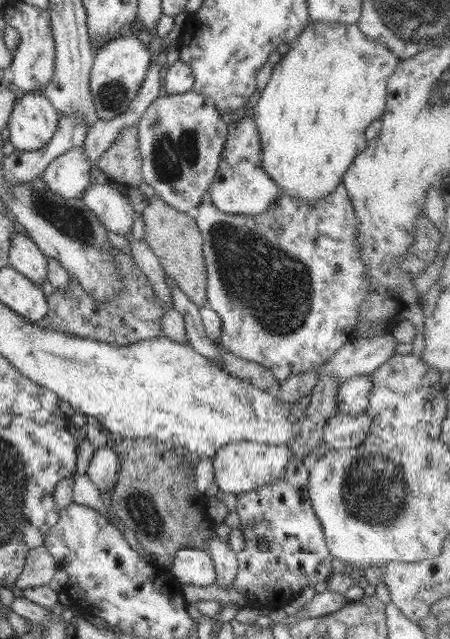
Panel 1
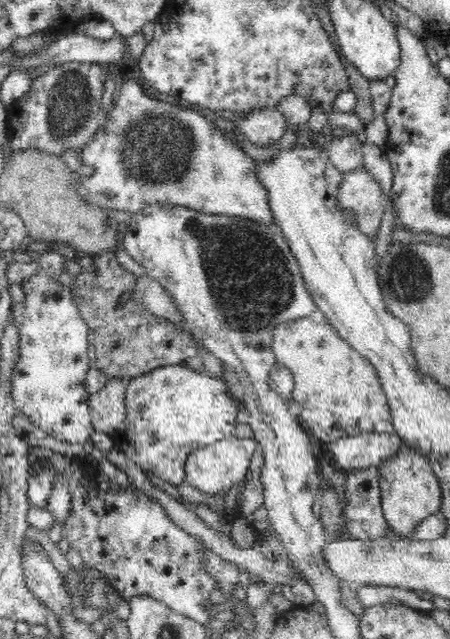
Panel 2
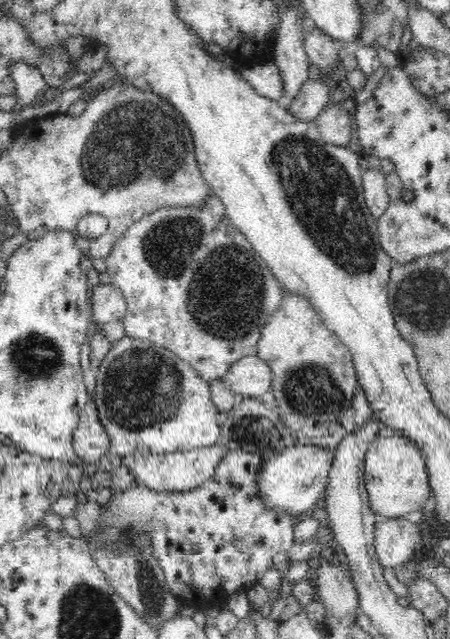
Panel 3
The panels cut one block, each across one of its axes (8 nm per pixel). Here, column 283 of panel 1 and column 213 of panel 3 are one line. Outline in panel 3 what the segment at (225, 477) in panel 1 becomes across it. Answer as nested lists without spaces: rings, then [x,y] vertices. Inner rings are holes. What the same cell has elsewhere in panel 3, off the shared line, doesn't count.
[[[216,443],[209,447],[166,454],[137,453],[136,455],[124,456],[121,464],[127,466],[132,472],[135,477],[135,484],[156,491],[186,491],[198,488],[206,480],[210,480],[216,474],[216,466],[226,456],[227,451],[226,447],[222,447],[221,443]]]

